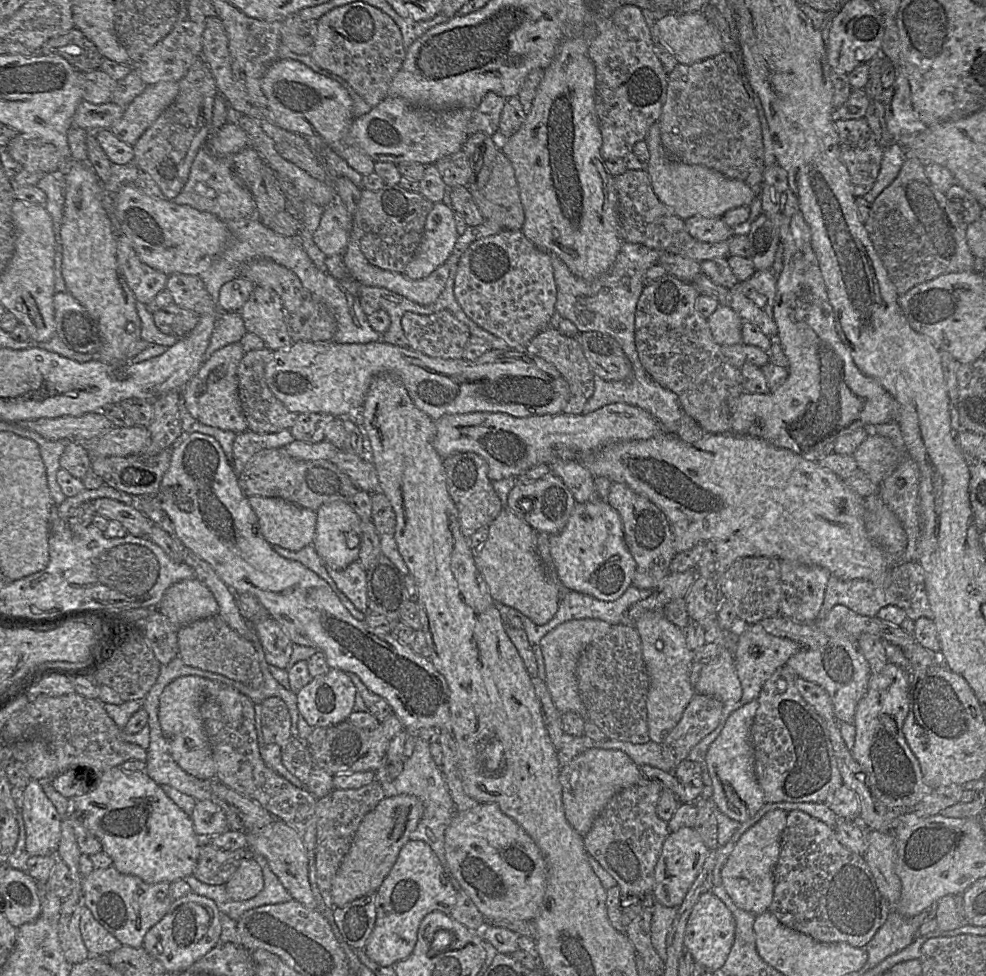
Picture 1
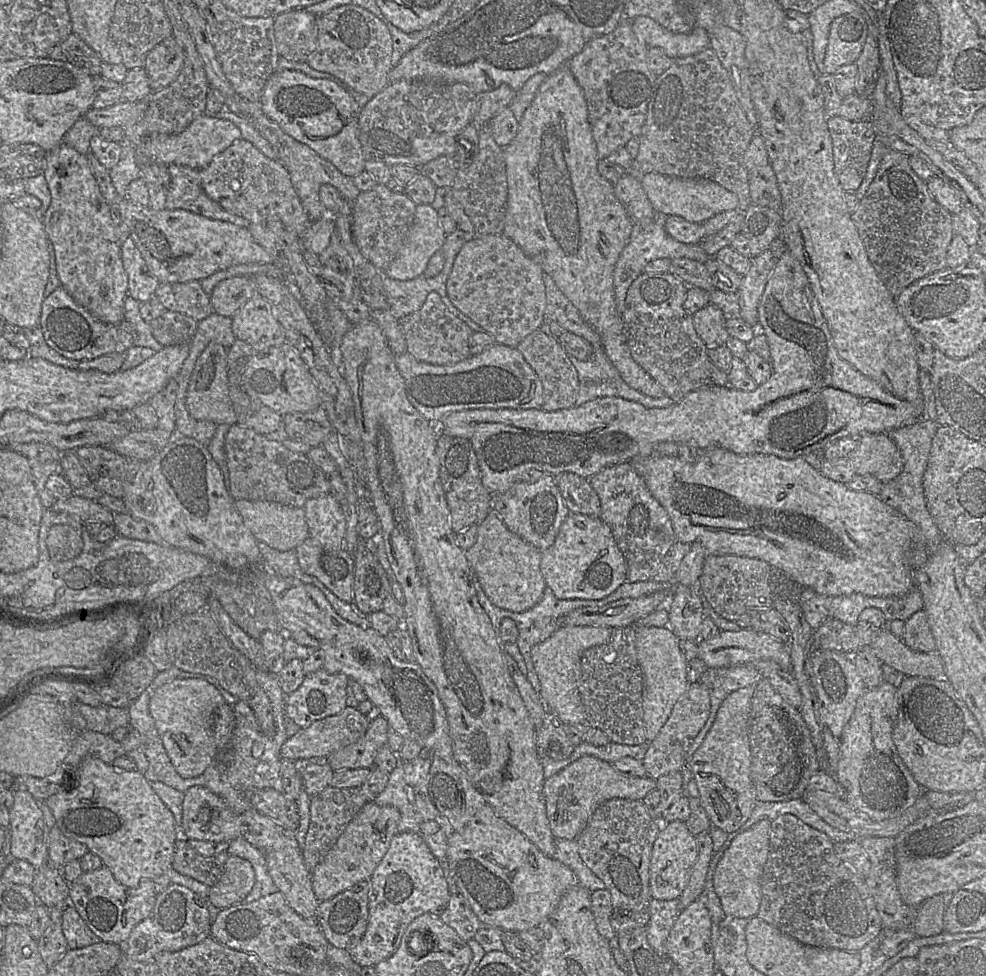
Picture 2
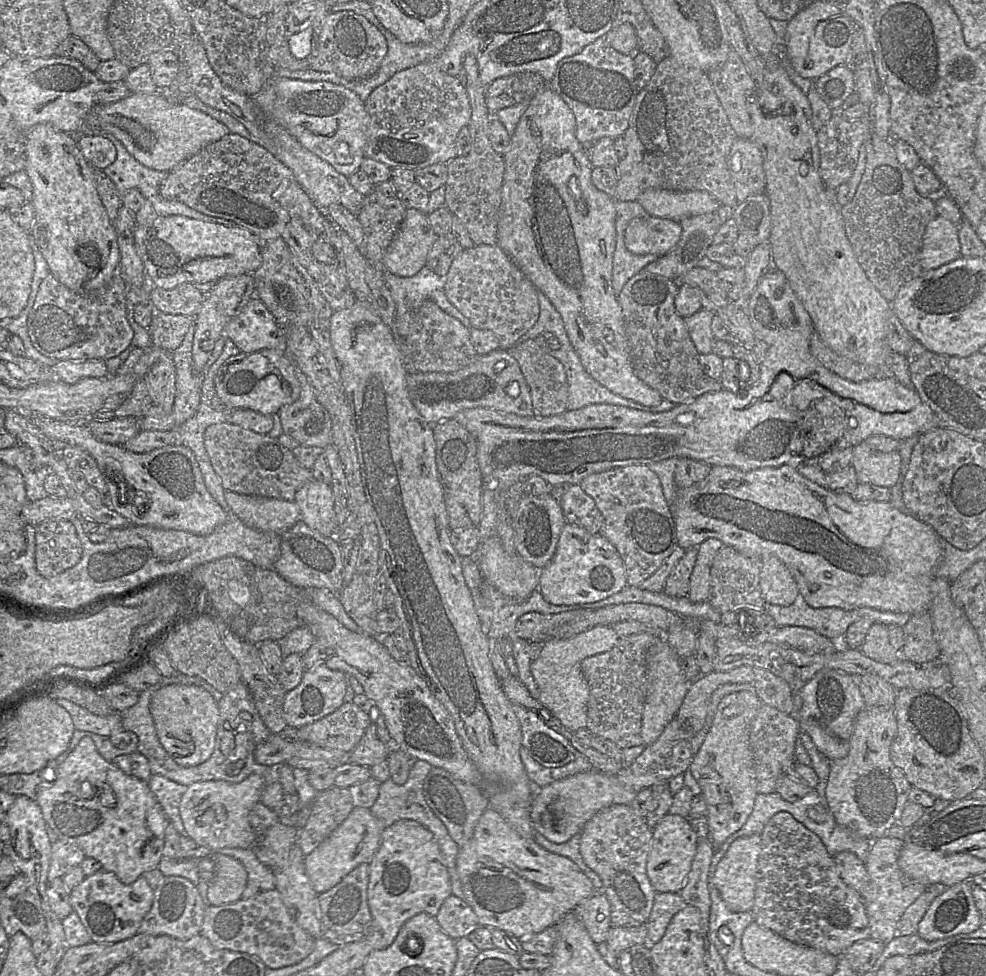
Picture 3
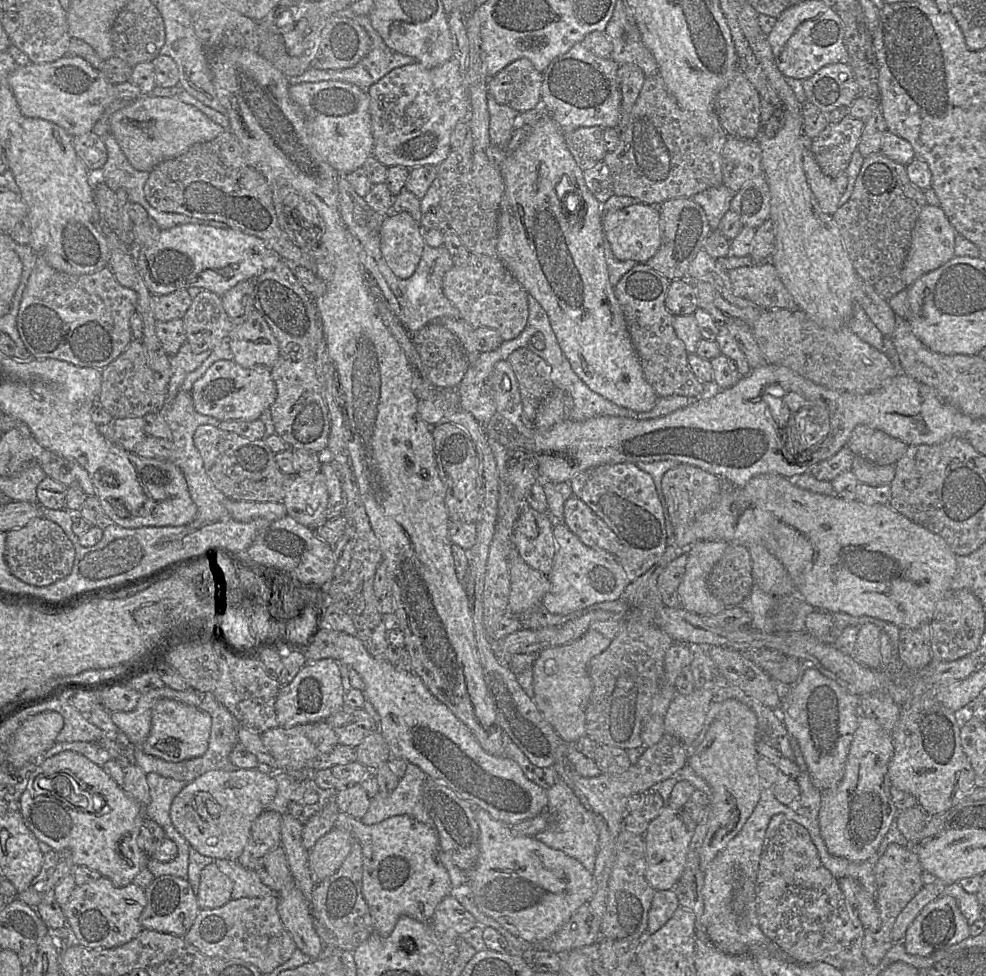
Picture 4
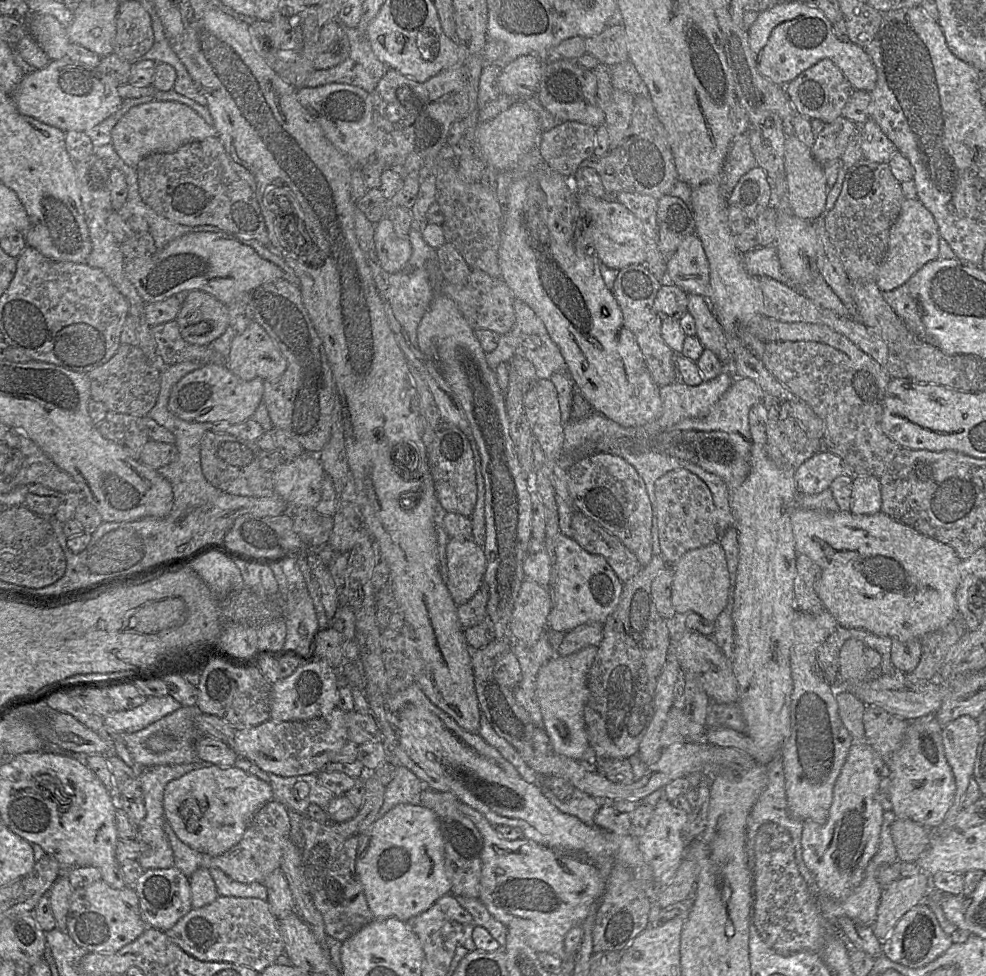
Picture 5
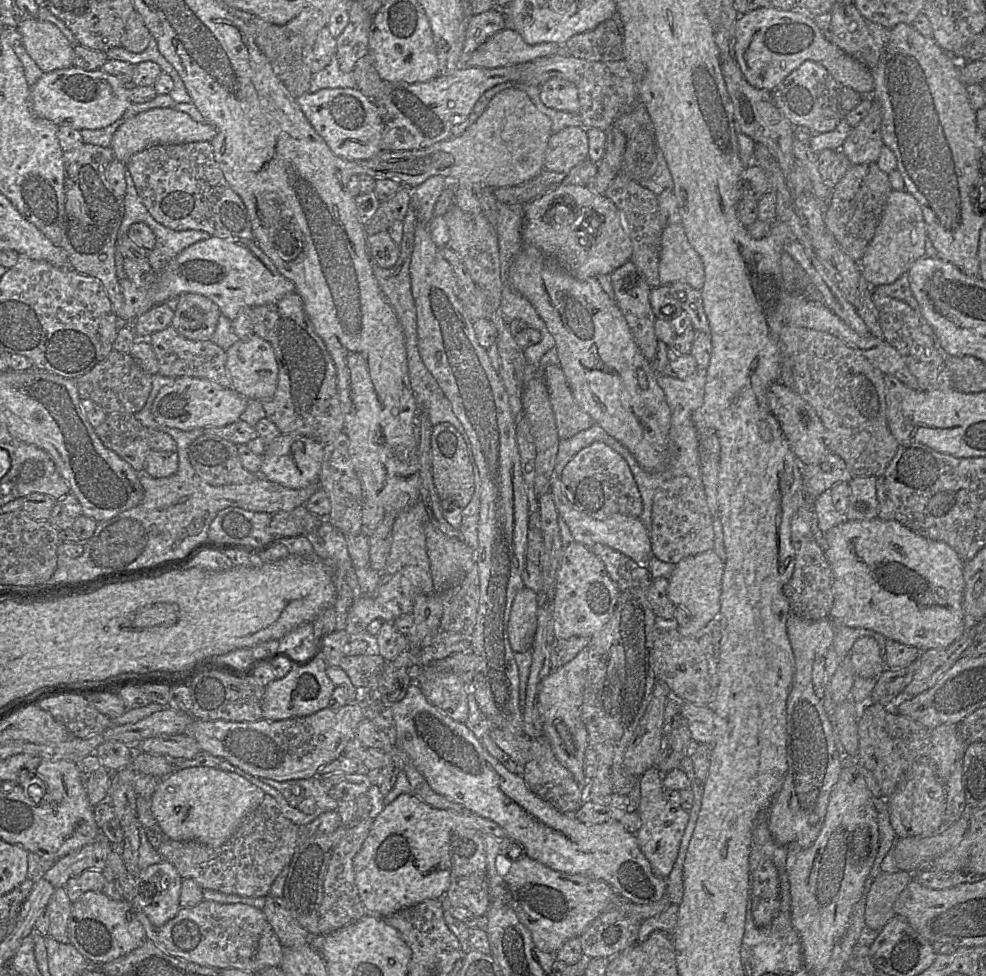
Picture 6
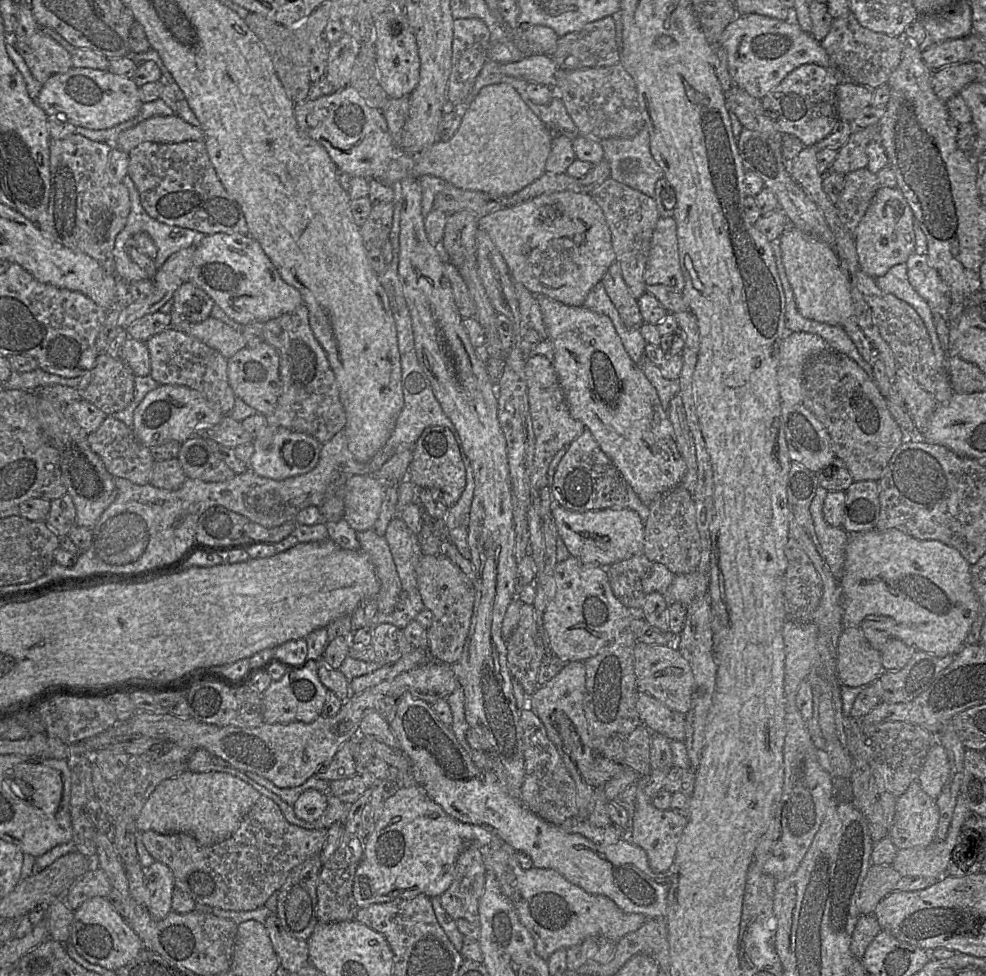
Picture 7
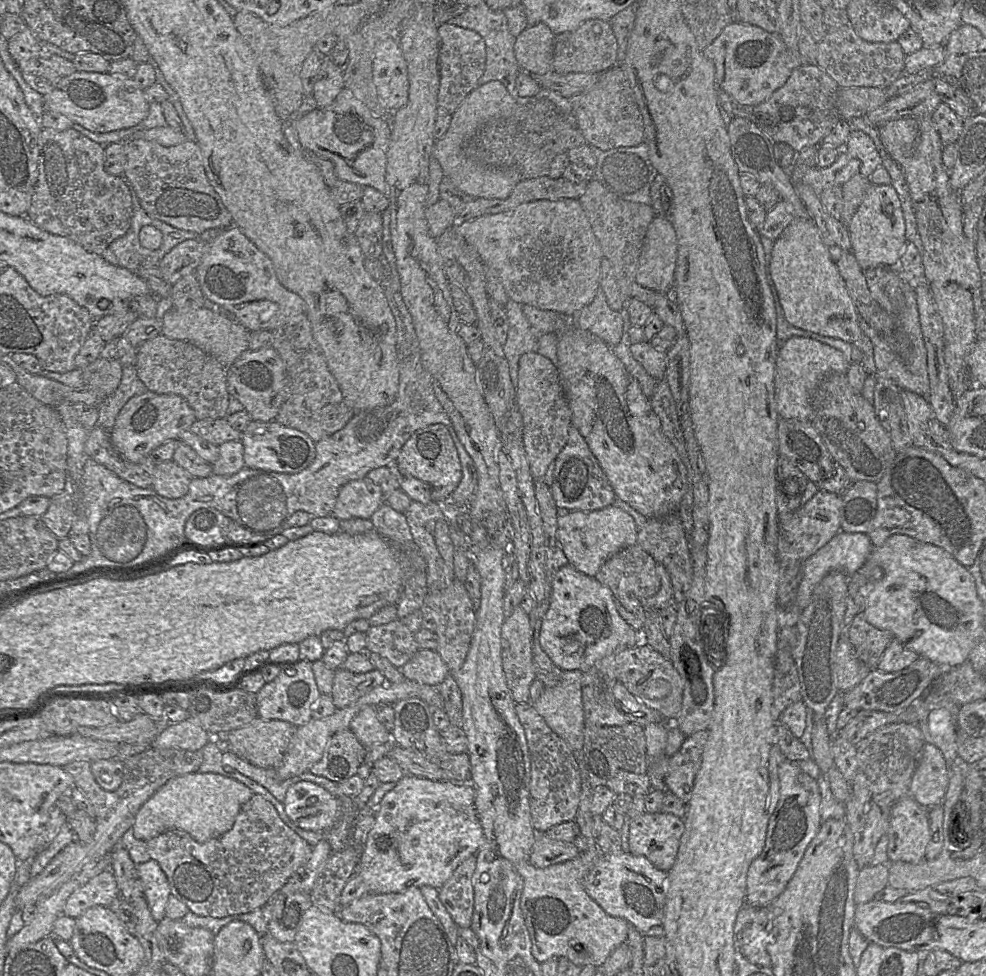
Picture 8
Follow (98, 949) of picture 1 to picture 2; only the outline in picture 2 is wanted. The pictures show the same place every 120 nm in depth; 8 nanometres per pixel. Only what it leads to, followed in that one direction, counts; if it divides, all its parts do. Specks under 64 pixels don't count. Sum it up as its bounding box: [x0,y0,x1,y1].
[64,906,101,950]

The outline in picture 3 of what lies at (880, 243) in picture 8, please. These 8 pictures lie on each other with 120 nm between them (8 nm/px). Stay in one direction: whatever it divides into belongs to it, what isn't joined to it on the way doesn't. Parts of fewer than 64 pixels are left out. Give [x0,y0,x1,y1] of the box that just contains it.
[920,215,961,271]

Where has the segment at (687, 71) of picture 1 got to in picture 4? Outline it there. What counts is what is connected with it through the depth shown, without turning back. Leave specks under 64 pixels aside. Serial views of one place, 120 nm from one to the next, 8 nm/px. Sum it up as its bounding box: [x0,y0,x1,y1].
[603,73,728,206]

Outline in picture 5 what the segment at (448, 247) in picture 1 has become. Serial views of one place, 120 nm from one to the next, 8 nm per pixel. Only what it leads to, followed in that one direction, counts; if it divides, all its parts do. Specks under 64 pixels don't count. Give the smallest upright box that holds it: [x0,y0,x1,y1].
[374,215,412,273]

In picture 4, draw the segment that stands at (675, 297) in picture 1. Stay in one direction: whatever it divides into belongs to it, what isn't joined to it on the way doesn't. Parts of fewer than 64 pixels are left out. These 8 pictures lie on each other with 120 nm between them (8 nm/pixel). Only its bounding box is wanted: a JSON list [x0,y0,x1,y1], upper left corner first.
[614,264,709,398]

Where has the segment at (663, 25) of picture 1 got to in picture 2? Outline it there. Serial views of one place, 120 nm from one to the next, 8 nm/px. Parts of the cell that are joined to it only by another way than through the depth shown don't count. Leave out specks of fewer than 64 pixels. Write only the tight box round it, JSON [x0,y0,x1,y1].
[631,16,710,59]

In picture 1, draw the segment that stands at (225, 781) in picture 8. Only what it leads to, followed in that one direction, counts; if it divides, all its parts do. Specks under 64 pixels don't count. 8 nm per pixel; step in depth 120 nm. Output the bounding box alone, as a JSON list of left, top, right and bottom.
[191,800,229,842]

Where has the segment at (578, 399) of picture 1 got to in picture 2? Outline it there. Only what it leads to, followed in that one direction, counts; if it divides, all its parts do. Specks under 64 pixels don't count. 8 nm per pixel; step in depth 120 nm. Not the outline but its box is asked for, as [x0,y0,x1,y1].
[516,330,579,412]

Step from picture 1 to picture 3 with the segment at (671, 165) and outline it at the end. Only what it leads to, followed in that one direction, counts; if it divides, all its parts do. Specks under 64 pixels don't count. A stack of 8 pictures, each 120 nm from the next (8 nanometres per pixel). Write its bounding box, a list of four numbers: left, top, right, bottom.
[638,188,722,221]

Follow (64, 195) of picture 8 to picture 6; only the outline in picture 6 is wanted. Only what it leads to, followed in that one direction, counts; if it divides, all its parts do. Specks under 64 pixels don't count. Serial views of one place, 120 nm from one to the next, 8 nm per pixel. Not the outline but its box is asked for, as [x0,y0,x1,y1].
[60,143,125,319]

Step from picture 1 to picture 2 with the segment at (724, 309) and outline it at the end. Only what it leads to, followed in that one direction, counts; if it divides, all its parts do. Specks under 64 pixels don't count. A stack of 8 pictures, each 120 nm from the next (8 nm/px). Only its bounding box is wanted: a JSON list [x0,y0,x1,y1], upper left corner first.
[692,304,730,349]

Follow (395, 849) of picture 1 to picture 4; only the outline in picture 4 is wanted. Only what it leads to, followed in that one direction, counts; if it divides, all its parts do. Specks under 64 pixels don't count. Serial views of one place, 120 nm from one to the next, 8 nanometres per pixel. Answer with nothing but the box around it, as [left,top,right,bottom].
[308,828,355,884]

